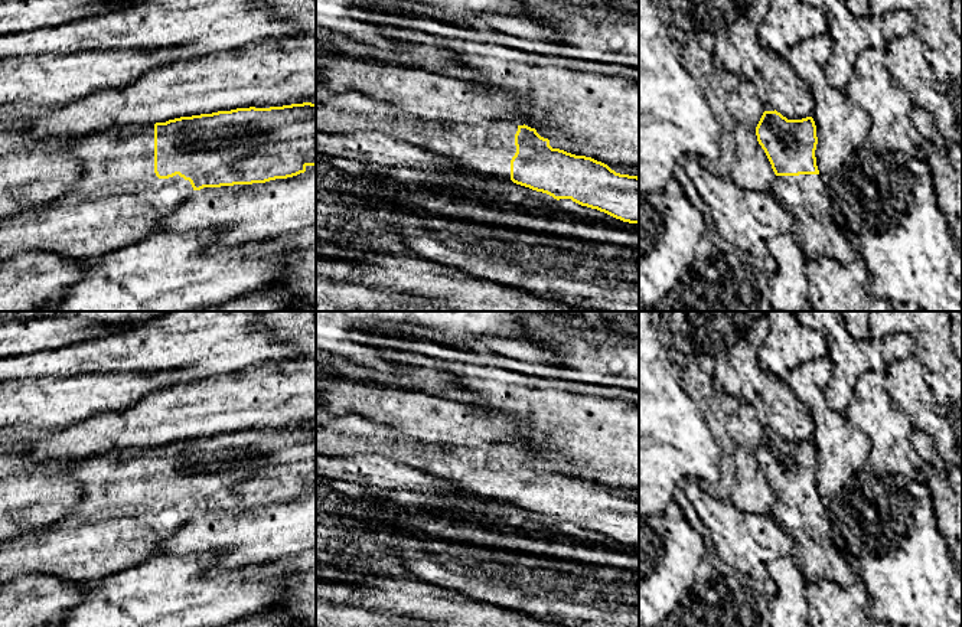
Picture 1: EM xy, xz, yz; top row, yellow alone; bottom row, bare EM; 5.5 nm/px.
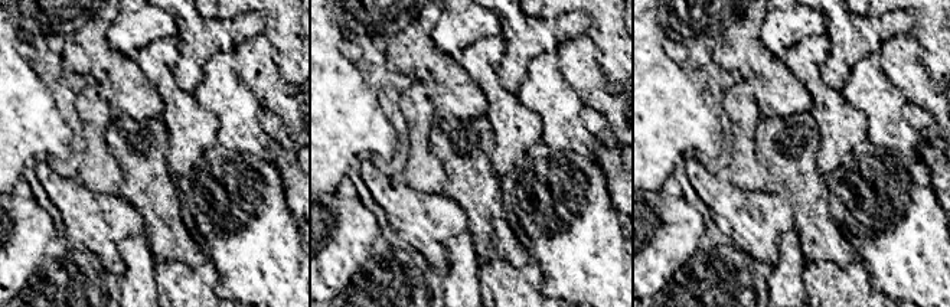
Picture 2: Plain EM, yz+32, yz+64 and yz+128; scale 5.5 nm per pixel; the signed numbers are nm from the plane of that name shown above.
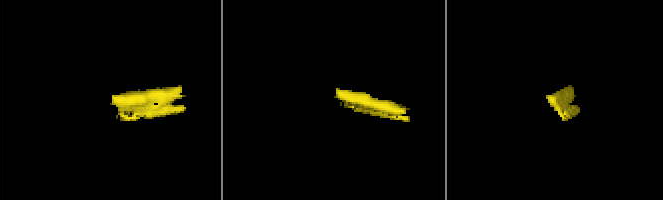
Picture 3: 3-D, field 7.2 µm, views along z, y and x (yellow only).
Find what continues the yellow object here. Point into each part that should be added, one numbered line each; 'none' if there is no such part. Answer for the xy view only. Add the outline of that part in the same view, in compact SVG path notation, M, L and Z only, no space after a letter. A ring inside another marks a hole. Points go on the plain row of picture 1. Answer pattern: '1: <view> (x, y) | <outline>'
1: xy (117, 523) | M127 447L101 455L71 460L66 476L82 490L79 502L61 520L39 530L0 542L0 587L22 575L43 574L85 585L136 568L193 516L179 497L159 502L154 496L154 447Z

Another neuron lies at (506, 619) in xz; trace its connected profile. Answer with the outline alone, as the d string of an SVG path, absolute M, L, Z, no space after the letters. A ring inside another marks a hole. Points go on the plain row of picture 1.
M368 578L355 582L316 582L316 600L337 607L359 607L387 617L404 620L402 627L562 627L542 623L531 615L477 602L462 592L441 588L417 578Z

